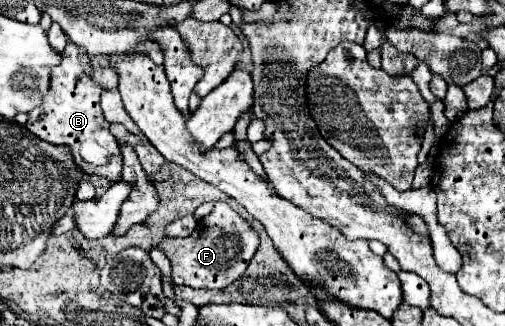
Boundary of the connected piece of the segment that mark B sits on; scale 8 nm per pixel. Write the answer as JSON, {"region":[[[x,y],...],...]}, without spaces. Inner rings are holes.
{"region":[[[69,42],[61,52],[61,64],[53,68],[49,92],[45,94],[43,104],[29,112],[27,130],[49,144],[67,146],[81,172],[89,176],[107,178],[109,182],[121,182],[121,150],[117,148],[117,140],[109,132],[109,122],[103,118],[99,106],[101,84],[97,84],[97,80],[89,76],[89,68],[91,64],[89,56],[85,56],[85,50]]]}

